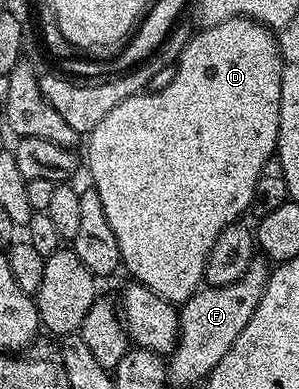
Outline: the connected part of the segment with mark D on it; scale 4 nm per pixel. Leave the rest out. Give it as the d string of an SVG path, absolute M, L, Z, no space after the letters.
M236 16L227 22L210 24L193 34L189 44L183 50L175 65L175 78L167 86L148 94L129 97L129 104L118 104L117 112L109 113L109 120L101 121L101 128L94 128L88 133L89 140L89 172L93 175L91 187L99 194L99 202L103 202L103 214L107 214L107 222L111 222L111 230L115 230L115 242L119 242L119 254L124 271L129 271L134 281L147 286L159 298L170 300L172 304L182 305L192 292L202 287L205 279L205 263L211 246L215 246L215 238L223 234L229 224L236 224L246 211L250 211L255 181L259 179L259 170L267 161L274 159L279 138L279 82L283 61L278 48L278 37L264 24L249 20L246 16Z

